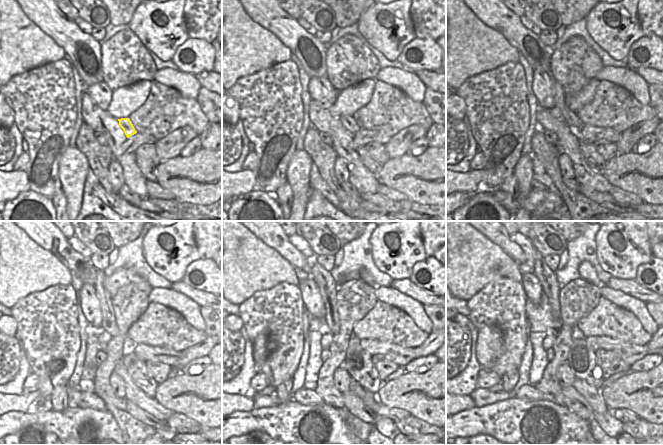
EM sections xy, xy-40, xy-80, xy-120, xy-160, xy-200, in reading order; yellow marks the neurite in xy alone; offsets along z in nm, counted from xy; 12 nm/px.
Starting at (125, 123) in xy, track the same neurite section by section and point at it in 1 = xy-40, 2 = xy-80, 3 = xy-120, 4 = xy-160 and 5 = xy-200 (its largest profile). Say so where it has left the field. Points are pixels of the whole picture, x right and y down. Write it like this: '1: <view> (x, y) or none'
1: xy-40 (349, 123)
2: xy-80 (570, 117)
3: xy-120 (108, 323)
4: xy-160 (323, 278)
5: xy-200 (547, 278)

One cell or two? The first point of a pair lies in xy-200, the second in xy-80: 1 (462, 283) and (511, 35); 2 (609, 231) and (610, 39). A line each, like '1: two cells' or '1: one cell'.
1: two cells
2: one cell

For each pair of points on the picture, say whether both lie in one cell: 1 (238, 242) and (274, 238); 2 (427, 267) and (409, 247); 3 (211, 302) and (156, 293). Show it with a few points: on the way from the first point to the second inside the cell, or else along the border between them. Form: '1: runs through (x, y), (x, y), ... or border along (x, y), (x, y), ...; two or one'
1: border along (250, 231), (279, 254); two
2: border along (426, 257), (414, 265), (412, 274), (408, 278); two
3: border along (171, 288), (191, 298), (200, 306); two

